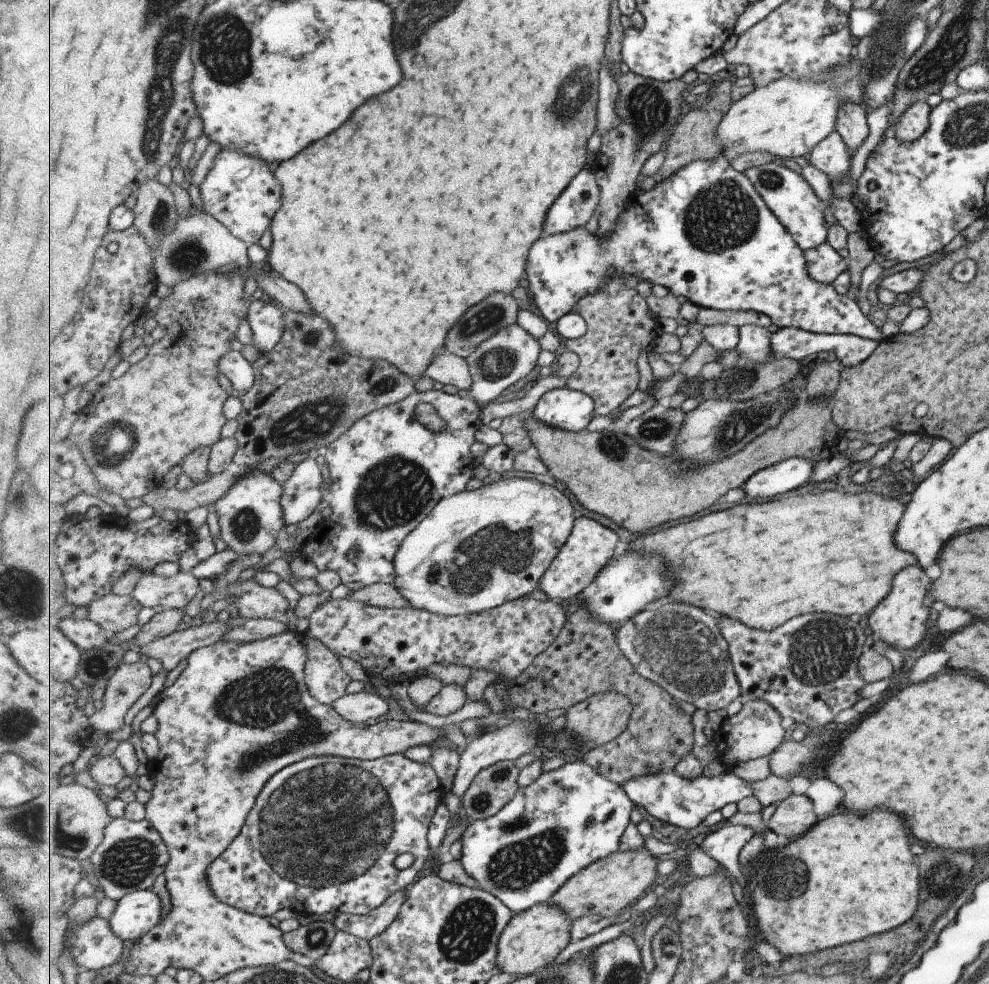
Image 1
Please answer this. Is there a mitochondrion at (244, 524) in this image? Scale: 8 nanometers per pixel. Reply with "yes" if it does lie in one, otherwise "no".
yes

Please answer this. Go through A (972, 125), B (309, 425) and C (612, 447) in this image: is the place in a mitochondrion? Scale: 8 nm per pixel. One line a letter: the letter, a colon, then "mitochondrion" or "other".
A: mitochondrion
B: mitochondrion
C: mitochondrion

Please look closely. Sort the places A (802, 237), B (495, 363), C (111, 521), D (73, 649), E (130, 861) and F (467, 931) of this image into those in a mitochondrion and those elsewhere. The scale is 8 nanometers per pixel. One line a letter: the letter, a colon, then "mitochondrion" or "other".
A: other
B: mitochondrion
C: other
D: other
E: mitochondrion
F: mitochondrion

